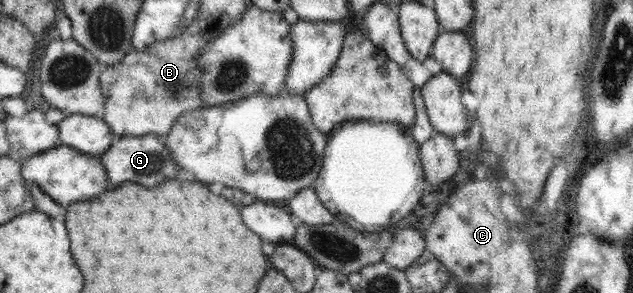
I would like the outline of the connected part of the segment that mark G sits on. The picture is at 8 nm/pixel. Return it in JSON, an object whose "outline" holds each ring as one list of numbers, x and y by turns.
{"outline":[[153,133,141,136,120,136,111,143,107,152,103,153,99,159,111,187,119,186,127,181,153,187,167,179,174,179,175,173,180,170,166,149,163,137,157,137]]}

